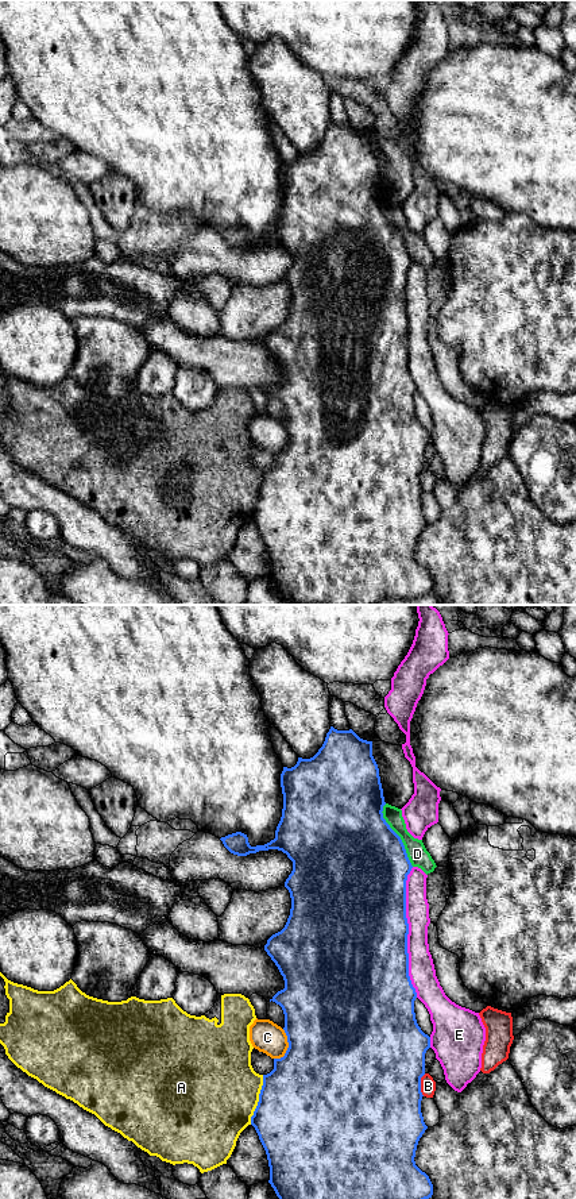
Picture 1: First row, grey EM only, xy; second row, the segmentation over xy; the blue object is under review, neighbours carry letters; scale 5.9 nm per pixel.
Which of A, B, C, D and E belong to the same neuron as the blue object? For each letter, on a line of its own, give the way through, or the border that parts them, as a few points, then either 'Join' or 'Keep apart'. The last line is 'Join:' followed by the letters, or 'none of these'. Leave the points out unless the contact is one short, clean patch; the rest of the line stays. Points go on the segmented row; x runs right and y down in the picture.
A: Keep apart
B: Boundary: xy (425, 1074), (421, 1078), (422, 1095). Keep apart
C: Keep apart
D: Keep apart
E: Keep apart
Join: none of these

